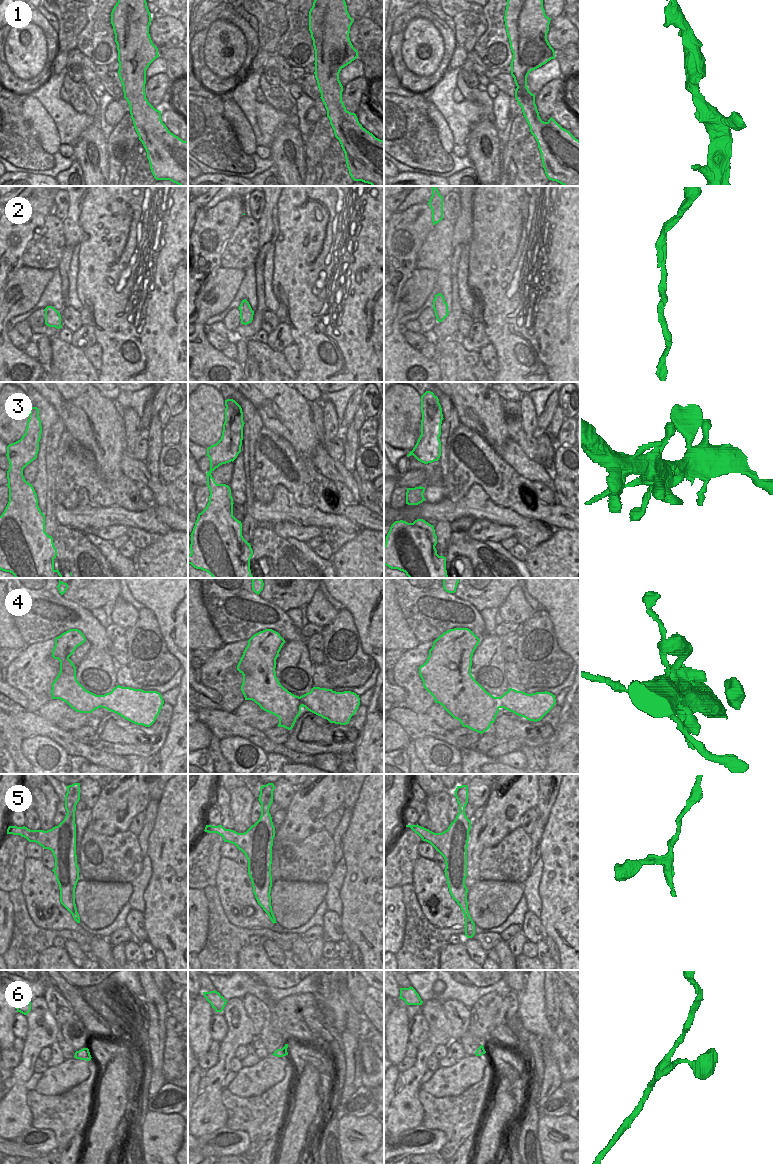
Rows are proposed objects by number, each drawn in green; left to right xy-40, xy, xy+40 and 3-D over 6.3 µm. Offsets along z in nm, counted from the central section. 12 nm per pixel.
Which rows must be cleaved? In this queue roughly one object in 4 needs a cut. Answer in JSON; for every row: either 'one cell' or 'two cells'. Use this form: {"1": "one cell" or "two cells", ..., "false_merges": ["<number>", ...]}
{"1": "one cell", "2": "one cell", "3": "one cell", "4": "one cell", "5": "one cell", "6": "one cell", "false_merges": []}

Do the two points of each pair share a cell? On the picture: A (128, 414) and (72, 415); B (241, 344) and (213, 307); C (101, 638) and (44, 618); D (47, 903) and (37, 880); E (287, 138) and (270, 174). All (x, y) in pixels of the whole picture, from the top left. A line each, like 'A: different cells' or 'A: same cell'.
A: different cells
B: different cells
C: same cell
D: same cell
E: different cells

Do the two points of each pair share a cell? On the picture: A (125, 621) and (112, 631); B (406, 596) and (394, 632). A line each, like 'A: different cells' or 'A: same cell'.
A: different cells
B: different cells

